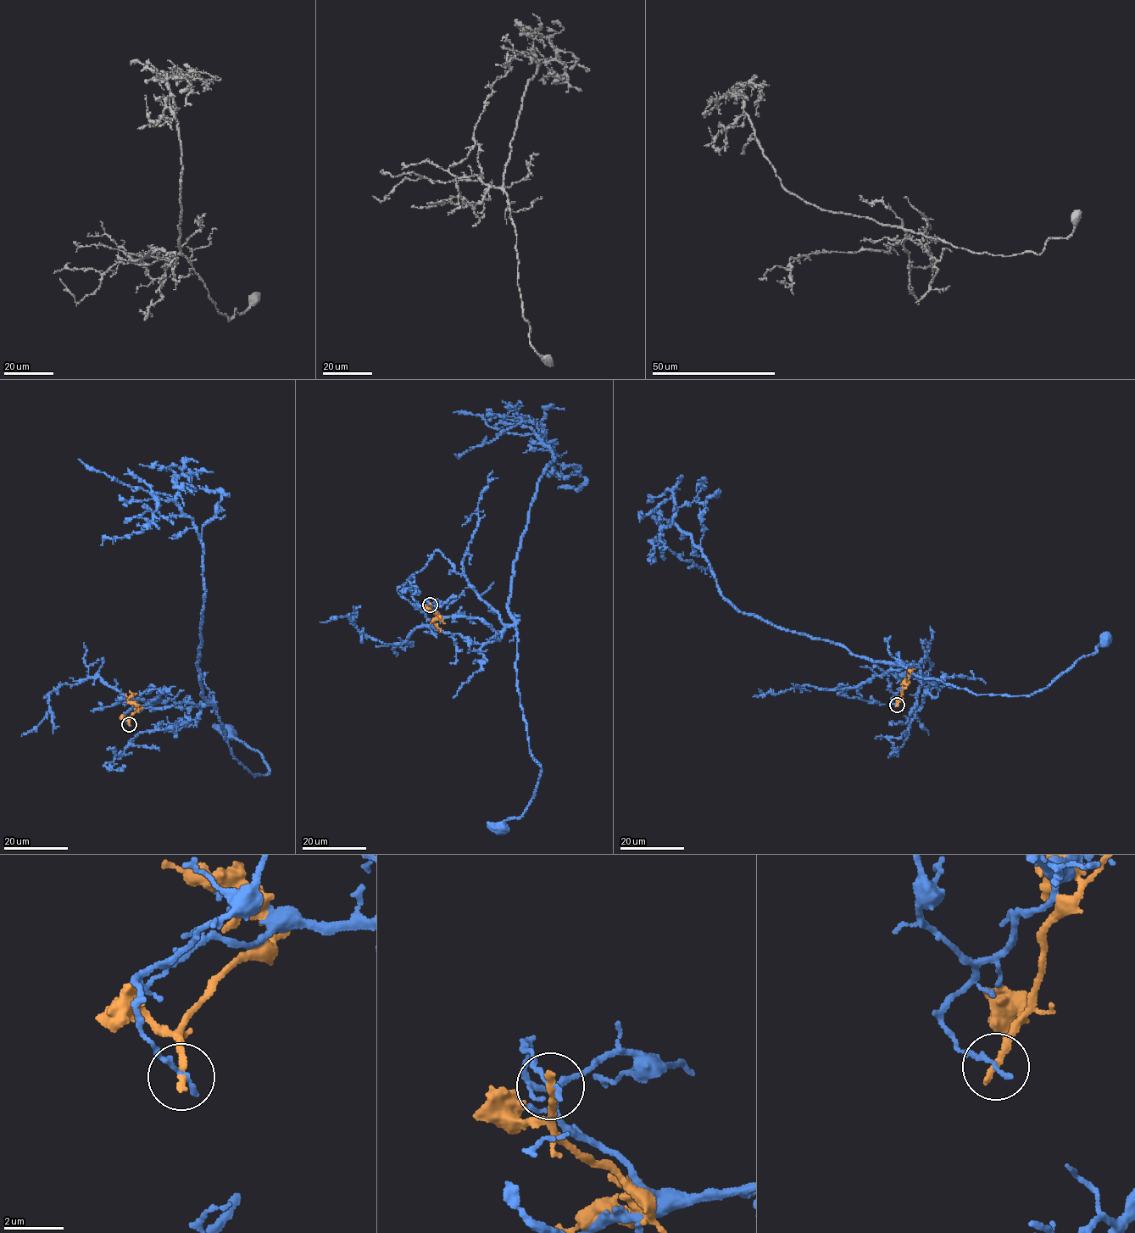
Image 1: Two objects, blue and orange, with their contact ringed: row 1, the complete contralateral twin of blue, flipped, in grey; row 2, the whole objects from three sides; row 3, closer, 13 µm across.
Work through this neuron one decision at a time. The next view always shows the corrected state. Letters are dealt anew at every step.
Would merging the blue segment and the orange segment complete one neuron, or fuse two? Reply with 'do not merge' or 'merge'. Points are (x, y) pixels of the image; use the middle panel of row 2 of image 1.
do not merge

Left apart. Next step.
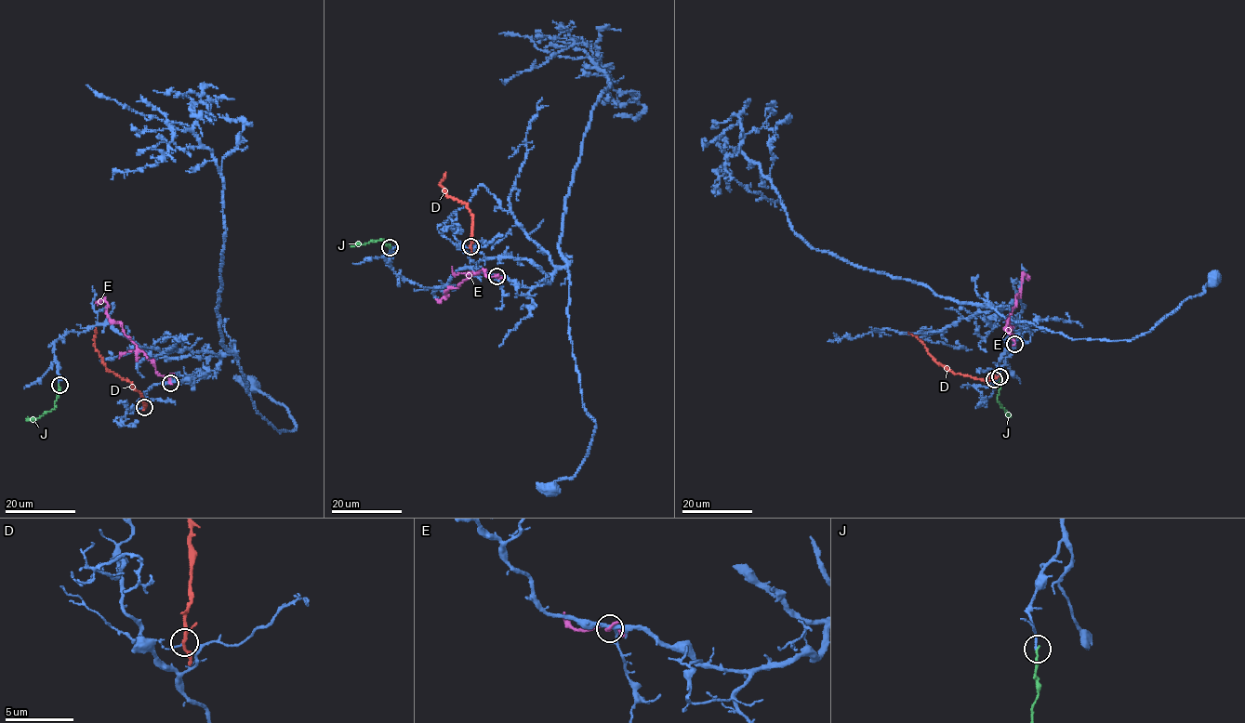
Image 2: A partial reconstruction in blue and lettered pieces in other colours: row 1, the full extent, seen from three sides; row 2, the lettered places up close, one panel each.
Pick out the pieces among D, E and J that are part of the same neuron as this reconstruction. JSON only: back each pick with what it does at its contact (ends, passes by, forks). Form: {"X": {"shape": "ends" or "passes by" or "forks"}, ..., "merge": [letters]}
{"J": {"shape": "ends"}, "merge": ["J"]}

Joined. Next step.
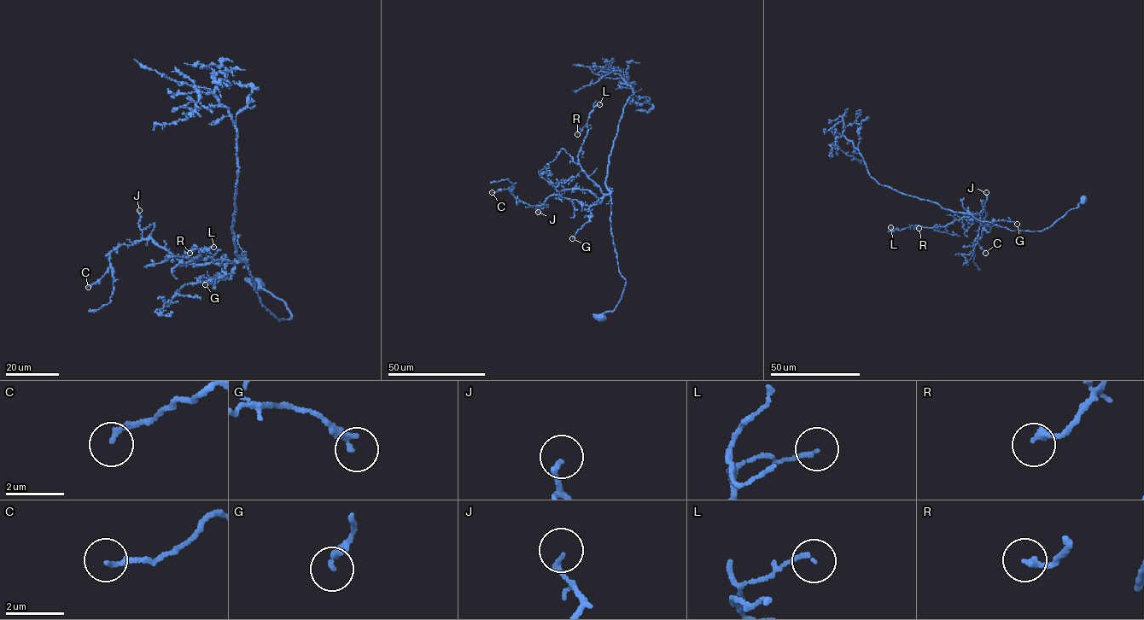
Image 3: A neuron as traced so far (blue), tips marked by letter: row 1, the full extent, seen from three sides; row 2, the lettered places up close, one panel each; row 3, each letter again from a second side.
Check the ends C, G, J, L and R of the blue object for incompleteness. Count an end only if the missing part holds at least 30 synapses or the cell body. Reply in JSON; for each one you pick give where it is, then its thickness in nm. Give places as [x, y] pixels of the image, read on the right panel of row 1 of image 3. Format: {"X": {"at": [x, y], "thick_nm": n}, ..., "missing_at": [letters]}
{"missing_at": []}

